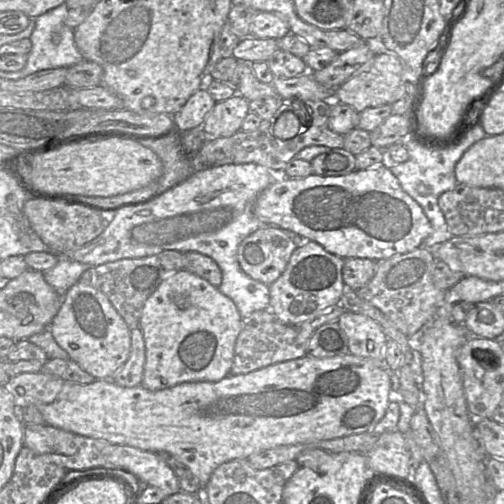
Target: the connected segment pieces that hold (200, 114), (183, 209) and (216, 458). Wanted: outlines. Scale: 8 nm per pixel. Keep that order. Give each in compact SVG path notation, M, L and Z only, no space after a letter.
M206 88L197 90L185 105L172 115L178 133L183 134L201 127L216 103Z
M256 163L197 168L186 180L166 190L155 200L115 212L108 217L107 226L99 236L68 256L60 257L98 266L124 258L155 255L164 250L199 252L211 257L220 267L222 283L219 290L235 303L242 318L255 311L267 310L270 308L270 286L252 279L243 271L238 261L238 247L247 236L268 226L255 215L254 205L258 196L275 180L275 173Z
M350 353L325 358L305 355L246 374L229 374L217 382L184 382L157 391L147 390L141 385L121 387L111 379L78 384L41 371L10 377L2 386L13 396L17 408L35 406L50 426L143 451L172 454L196 476L200 488L205 488L218 466L234 459L248 459L255 453L278 446L373 431L385 415L389 403L394 400L390 370L385 362Z

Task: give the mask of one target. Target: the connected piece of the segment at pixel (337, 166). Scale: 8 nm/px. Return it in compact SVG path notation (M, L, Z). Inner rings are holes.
M332 148L312 161L313 173L320 176L342 176L356 169L356 156L344 148Z

